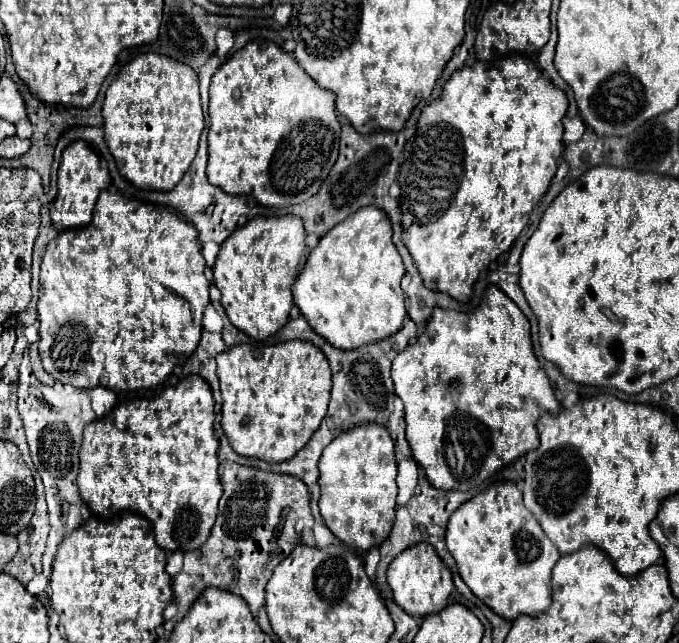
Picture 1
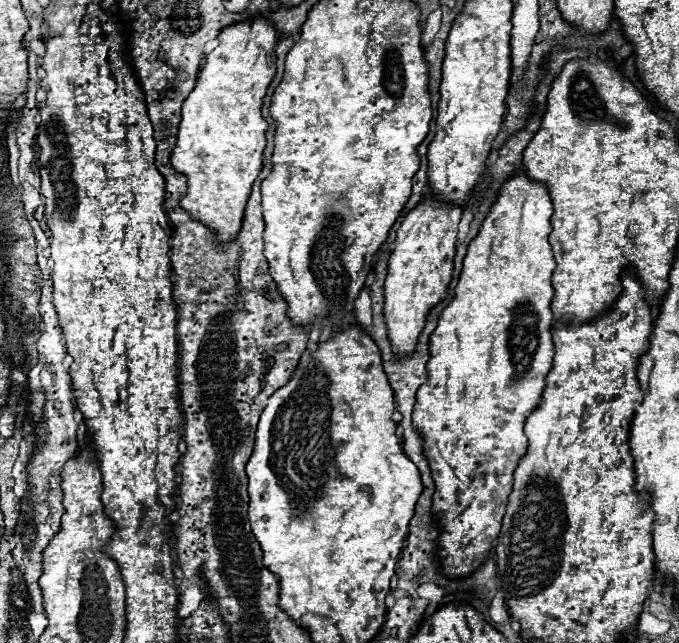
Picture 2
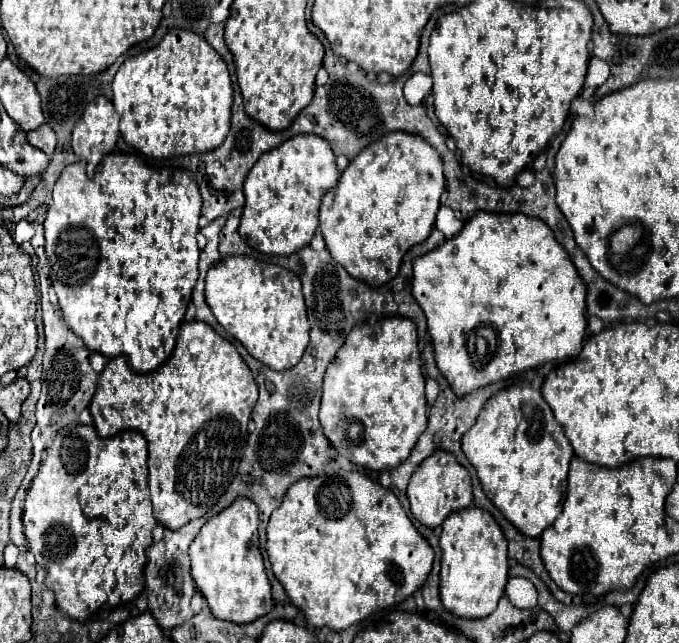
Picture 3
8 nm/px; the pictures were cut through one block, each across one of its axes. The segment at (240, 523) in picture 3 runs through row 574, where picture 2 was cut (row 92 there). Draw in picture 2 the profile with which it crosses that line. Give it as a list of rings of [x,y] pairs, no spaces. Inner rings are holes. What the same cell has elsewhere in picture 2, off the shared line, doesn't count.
[[[258,16],[250,22],[226,26],[218,34],[218,42],[220,44],[206,56],[206,64],[202,74],[198,76],[196,88],[182,104],[178,142],[170,154],[170,162],[174,170],[184,174],[188,180],[188,190],[184,198],[180,198],[180,206],[184,206],[184,210],[188,210],[188,214],[196,218],[196,222],[204,222],[204,226],[208,226],[216,234],[218,242],[232,242],[240,232],[252,182],[262,170],[268,130],[268,122],[262,118],[262,104],[266,90],[276,74],[274,48],[278,38],[272,22]]]

